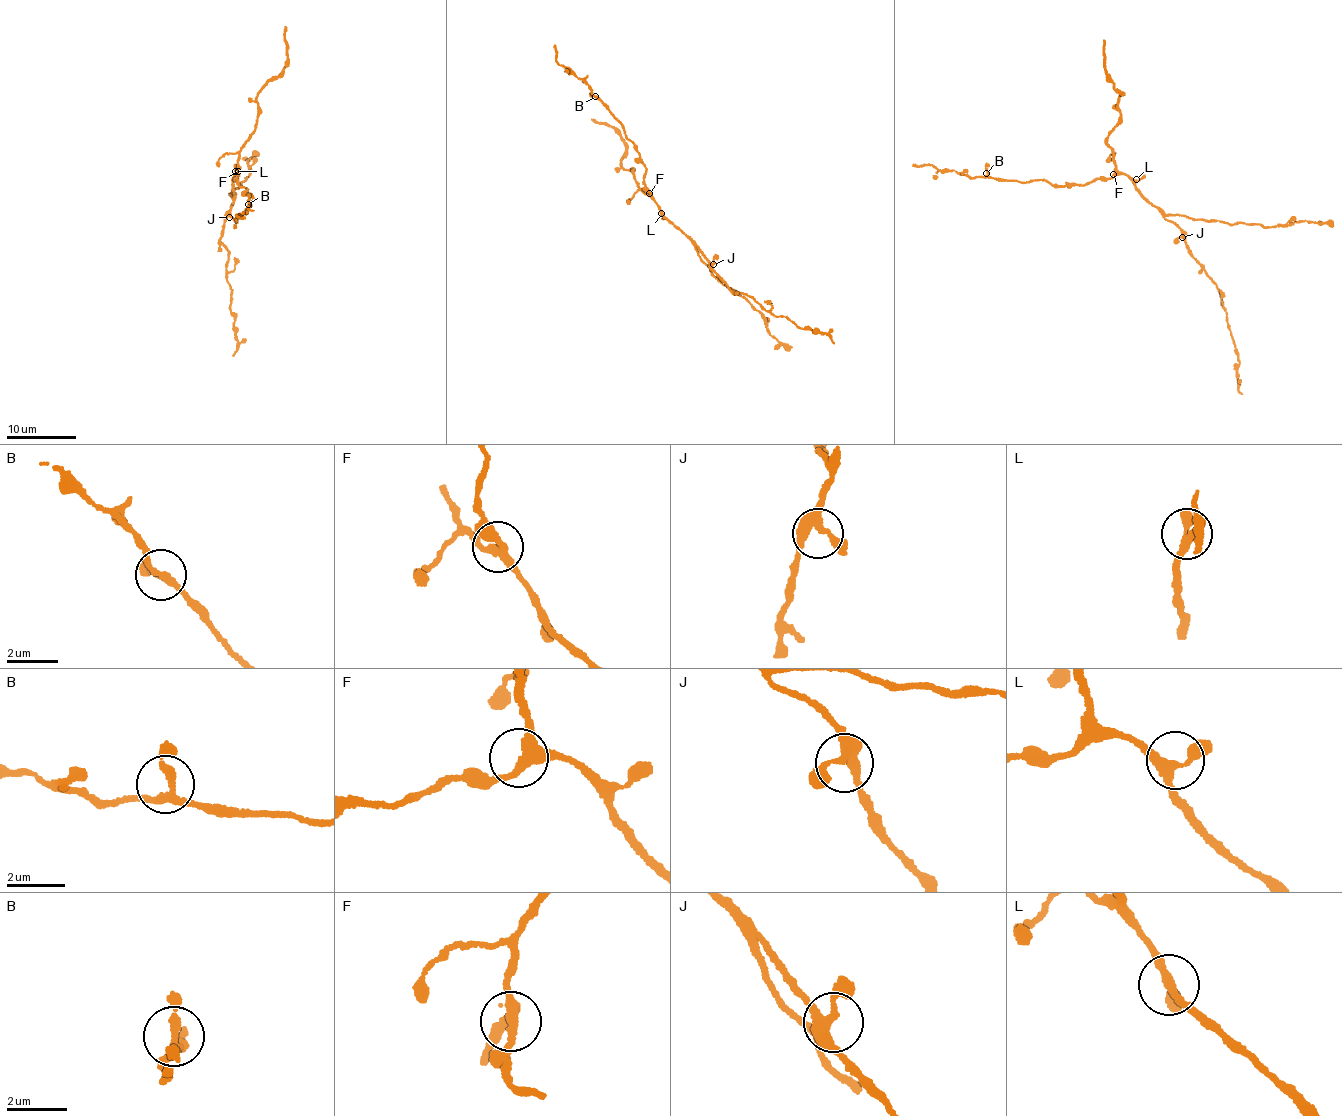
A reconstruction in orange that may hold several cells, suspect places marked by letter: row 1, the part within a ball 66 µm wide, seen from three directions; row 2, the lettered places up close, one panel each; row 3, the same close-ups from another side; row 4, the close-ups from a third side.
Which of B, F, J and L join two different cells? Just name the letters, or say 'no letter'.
no letter

